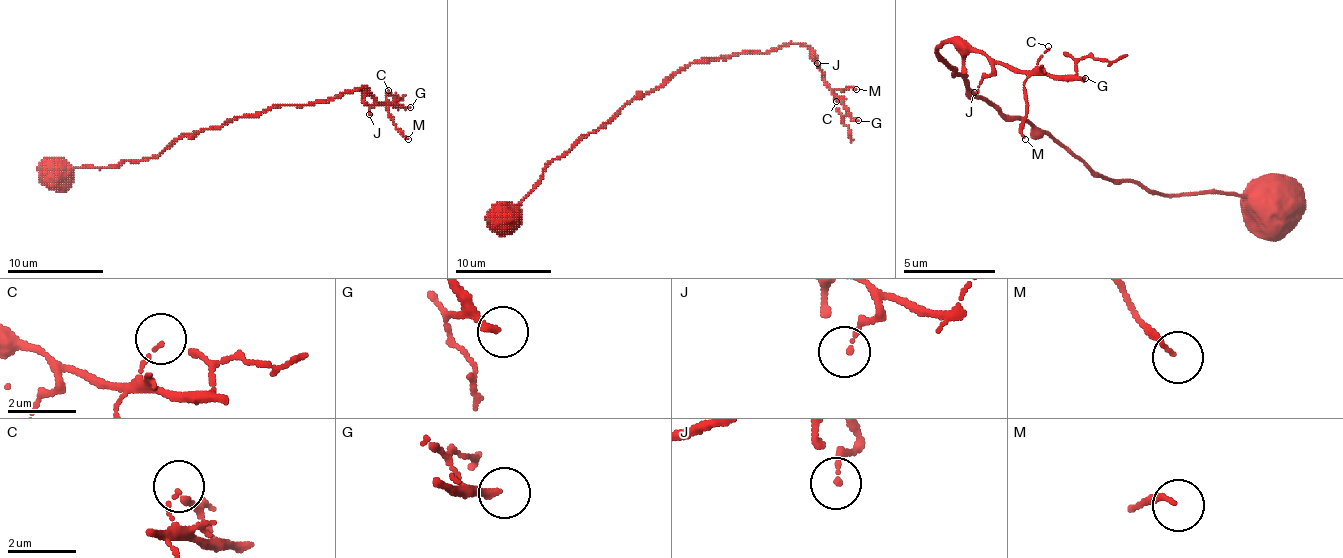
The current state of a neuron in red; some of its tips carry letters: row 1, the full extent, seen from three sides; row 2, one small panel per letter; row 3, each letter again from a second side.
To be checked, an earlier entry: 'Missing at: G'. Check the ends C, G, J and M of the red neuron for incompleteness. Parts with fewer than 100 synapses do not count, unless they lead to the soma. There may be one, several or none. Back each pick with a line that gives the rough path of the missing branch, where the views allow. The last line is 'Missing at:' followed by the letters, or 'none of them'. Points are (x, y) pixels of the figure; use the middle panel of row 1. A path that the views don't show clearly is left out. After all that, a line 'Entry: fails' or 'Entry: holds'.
Missing at: G
Entry: holds

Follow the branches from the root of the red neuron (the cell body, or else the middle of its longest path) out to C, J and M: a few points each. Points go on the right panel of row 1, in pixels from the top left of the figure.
C: (1265, 189), (1150, 194), (1094, 175), (1029, 120), (974, 97), (937, 51), (960, 42), (1029, 69), (1048, 46)
J: (1265, 189), (1150, 194), (1094, 175), (974, 97), (937, 51), (946, 42), (988, 60), (974, 92)
M: (1265, 189), (1150, 194), (1094, 175), (1029, 120), (974, 97), (937, 51), (946, 42), (1025, 74), (1025, 139)

